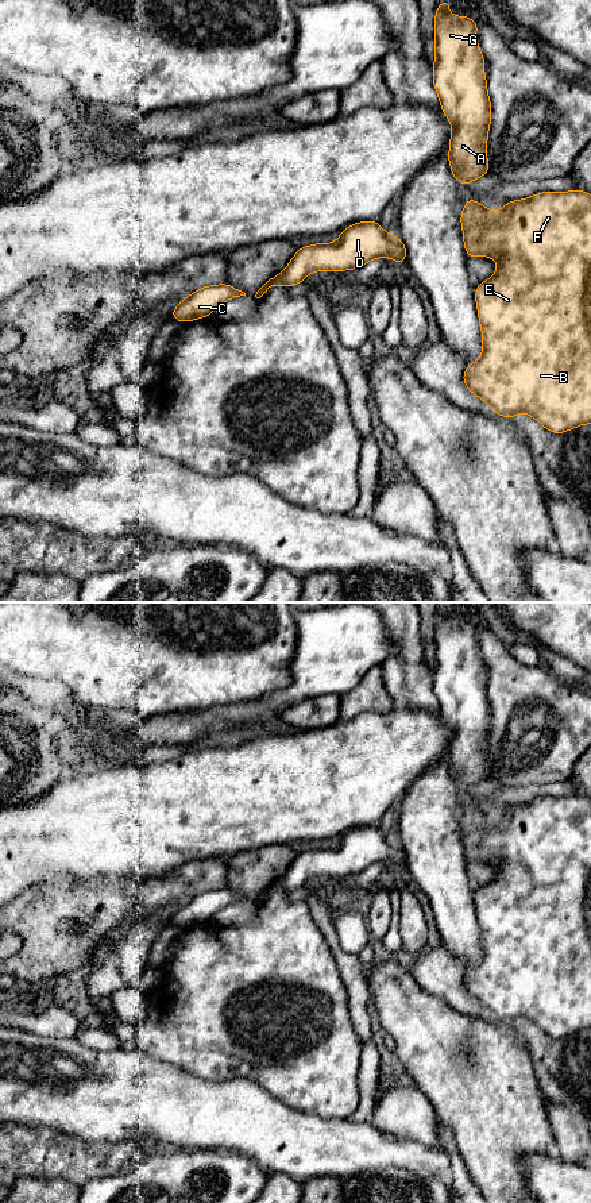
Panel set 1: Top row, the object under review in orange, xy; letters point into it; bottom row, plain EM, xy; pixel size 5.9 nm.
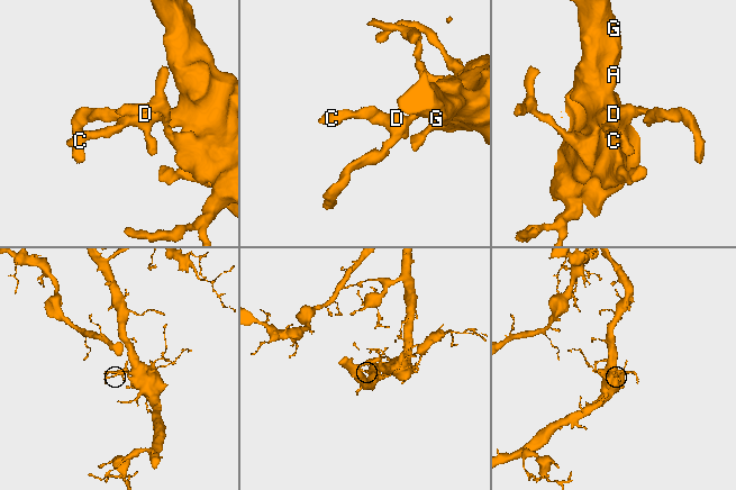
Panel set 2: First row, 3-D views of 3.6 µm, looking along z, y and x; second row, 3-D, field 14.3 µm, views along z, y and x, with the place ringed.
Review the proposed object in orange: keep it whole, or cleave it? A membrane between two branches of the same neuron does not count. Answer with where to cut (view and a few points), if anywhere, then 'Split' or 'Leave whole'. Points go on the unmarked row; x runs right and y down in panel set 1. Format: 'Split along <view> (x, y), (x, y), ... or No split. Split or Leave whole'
No split. Leave whole

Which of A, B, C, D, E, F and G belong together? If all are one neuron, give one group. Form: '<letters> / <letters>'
A B C D E F G

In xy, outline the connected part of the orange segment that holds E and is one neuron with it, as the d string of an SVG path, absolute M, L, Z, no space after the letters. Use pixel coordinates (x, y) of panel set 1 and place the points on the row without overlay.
M579 794L536 798L529 803L507 806L497 817L487 814L480 806L467 803L459 824L467 861L490 861L498 870L495 879L480 887L475 897L483 955L480 963L464 973L463 987L467 995L483 1005L497 1019L513 1023L518 1018L526 1018L552 1038L591 1029L591 798Z

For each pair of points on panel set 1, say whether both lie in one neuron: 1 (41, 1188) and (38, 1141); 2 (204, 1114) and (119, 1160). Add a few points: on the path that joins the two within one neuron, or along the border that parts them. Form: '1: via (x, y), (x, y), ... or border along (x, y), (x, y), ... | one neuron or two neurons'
1: border along (14, 1182), (35, 1176), (72, 1183) | two neurons
2: border along (114, 1142), (139, 1140), (146, 1146) | two neurons

